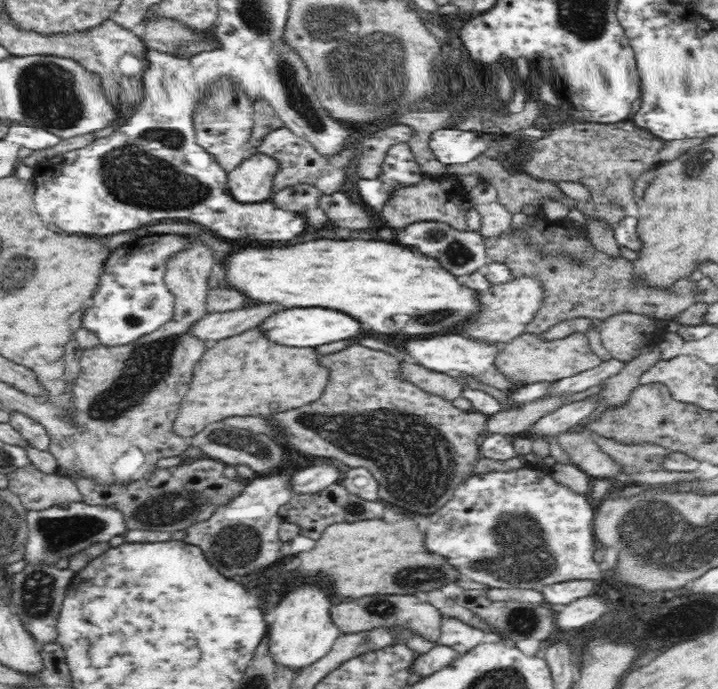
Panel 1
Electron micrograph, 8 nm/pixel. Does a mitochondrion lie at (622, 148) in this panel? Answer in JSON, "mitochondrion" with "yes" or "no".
{"mitochondrion":"yes"}

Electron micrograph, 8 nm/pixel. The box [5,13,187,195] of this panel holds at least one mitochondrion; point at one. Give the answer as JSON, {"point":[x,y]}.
{"point":[48,95]}

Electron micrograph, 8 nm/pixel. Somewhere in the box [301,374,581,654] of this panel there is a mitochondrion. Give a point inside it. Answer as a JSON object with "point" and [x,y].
{"point":[522,550]}

